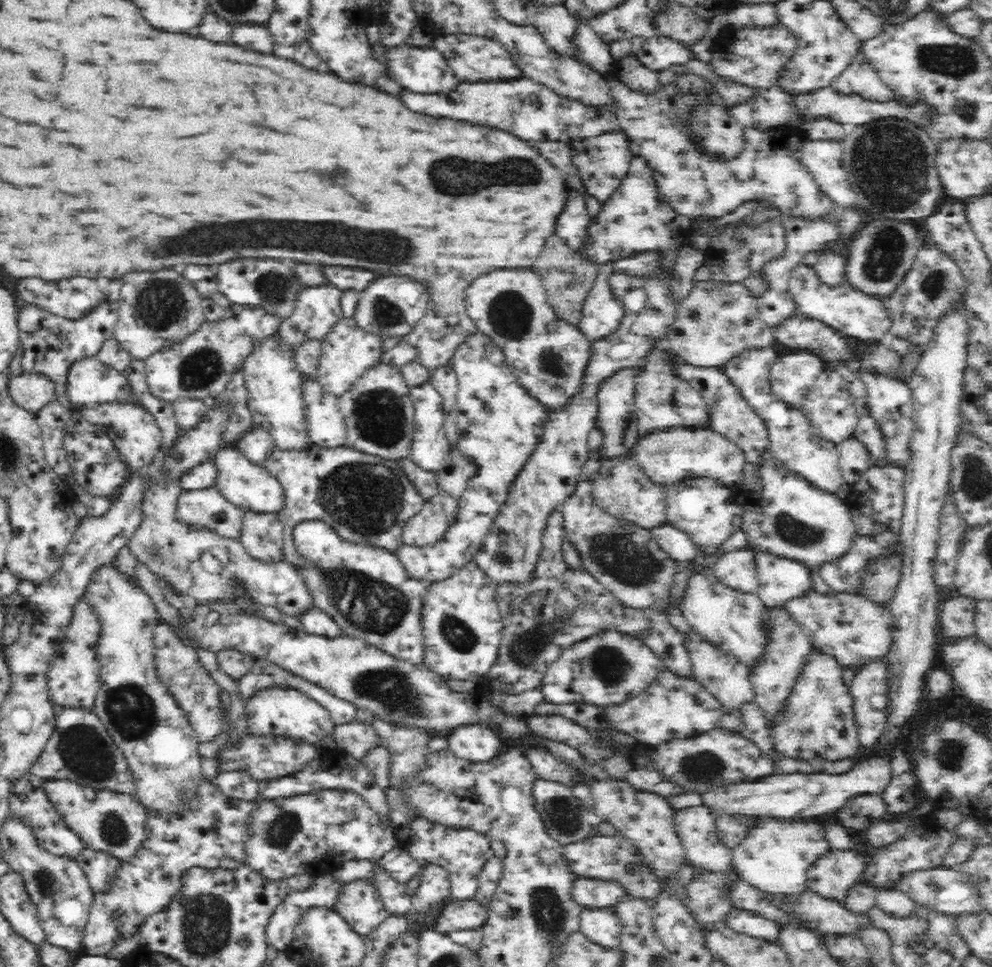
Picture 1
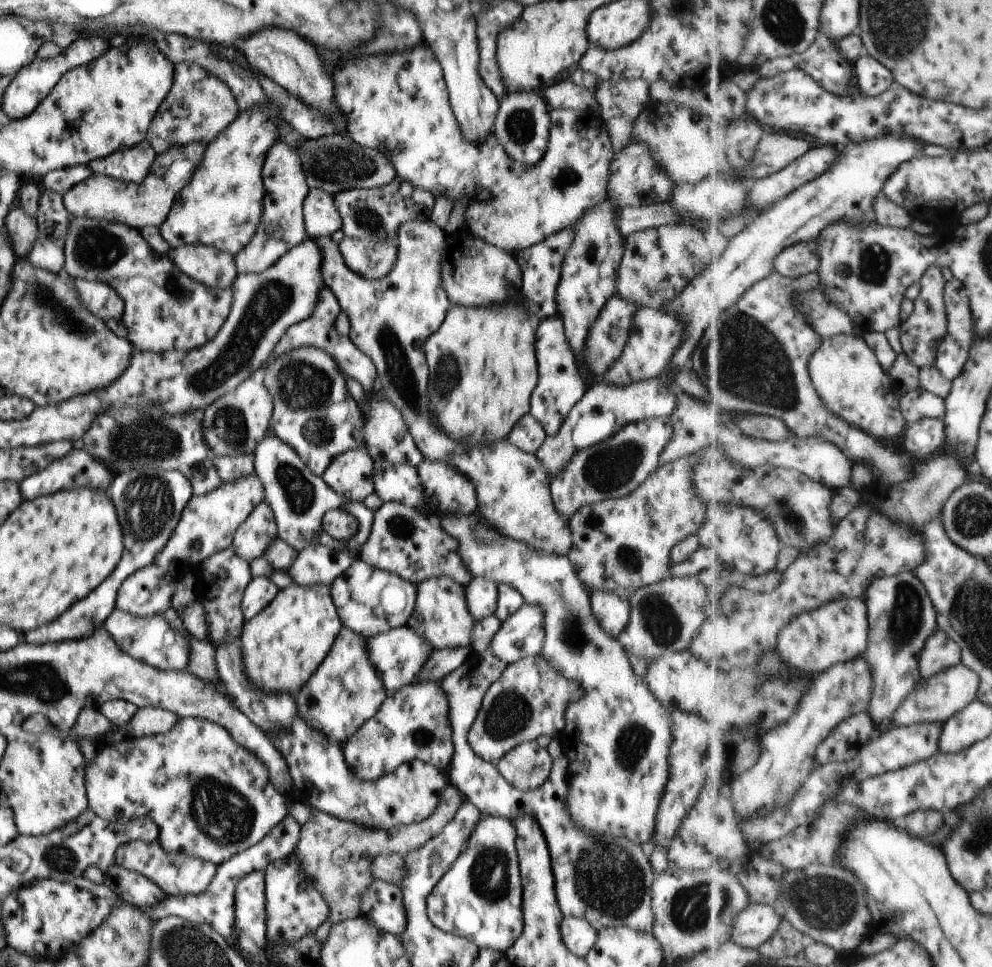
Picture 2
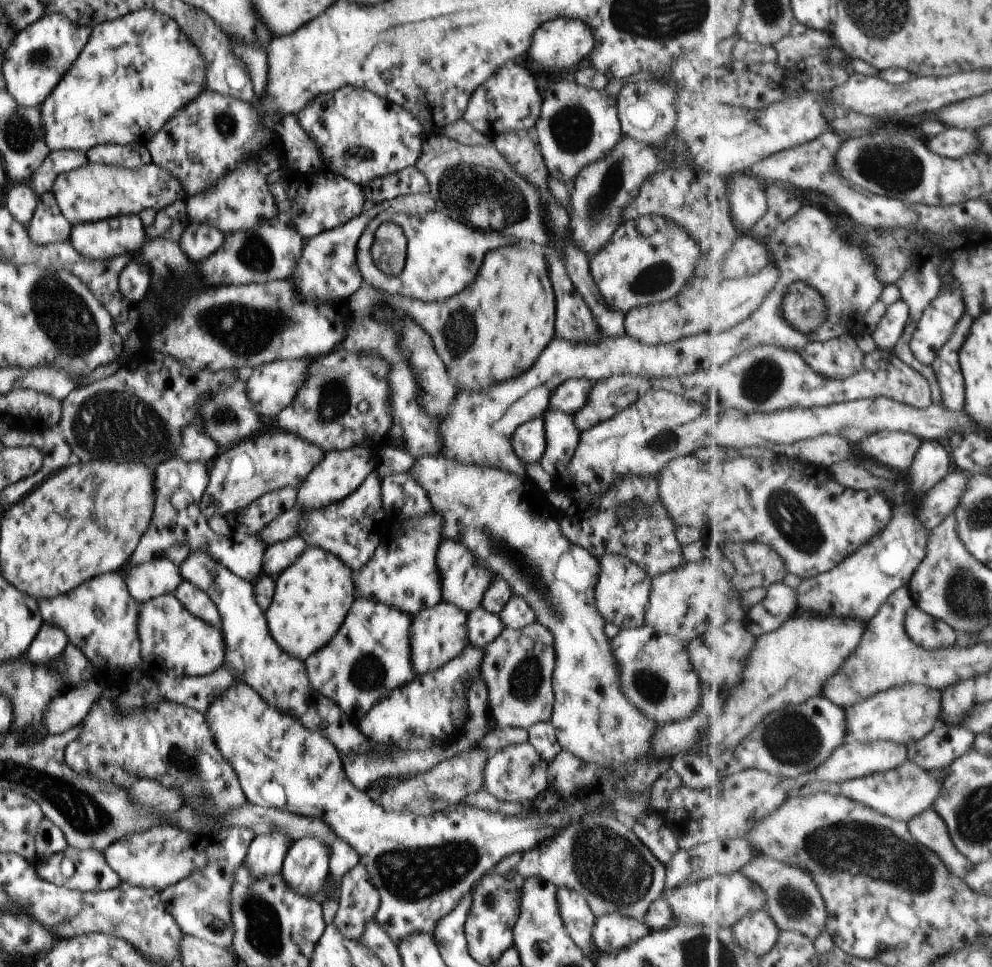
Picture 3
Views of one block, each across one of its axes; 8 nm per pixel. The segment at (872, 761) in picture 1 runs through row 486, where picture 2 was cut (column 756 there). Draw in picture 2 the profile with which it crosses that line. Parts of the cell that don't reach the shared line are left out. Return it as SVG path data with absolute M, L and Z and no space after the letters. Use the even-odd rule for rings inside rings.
M752 903L737 918L733 942L742 947L760 949L781 930L784 918L778 907Z

